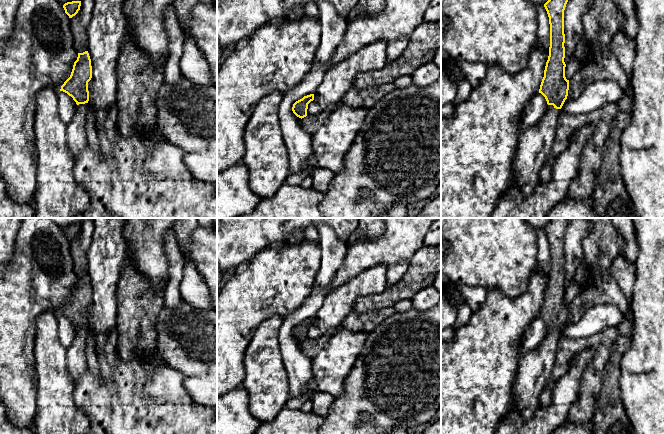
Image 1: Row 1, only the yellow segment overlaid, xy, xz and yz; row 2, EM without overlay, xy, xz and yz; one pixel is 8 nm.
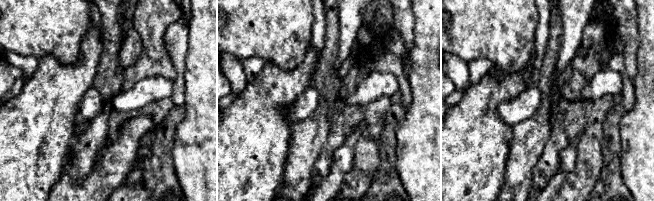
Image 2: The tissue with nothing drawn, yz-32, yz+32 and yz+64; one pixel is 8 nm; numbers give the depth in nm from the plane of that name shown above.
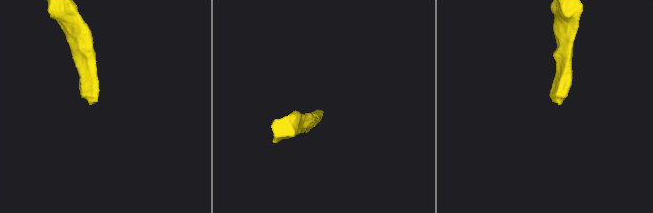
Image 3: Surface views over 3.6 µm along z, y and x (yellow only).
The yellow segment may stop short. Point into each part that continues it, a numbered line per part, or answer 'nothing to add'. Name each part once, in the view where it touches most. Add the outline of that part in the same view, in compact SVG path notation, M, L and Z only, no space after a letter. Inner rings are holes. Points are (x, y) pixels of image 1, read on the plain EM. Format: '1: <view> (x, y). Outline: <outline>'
1: yz (535, 366). Outline: M547 329L546 337L537 348L519 354L509 409L515 409L522 422L529 420L539 406L539 395L554 367L560 335Z

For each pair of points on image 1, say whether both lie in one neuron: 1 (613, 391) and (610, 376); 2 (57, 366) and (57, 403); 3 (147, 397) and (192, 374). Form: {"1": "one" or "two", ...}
{"1": "one", "2": "one", "3": "two"}

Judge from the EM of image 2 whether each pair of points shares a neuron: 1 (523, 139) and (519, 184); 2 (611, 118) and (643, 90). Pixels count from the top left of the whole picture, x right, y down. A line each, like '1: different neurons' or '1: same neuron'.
1: same neuron
2: different neurons

